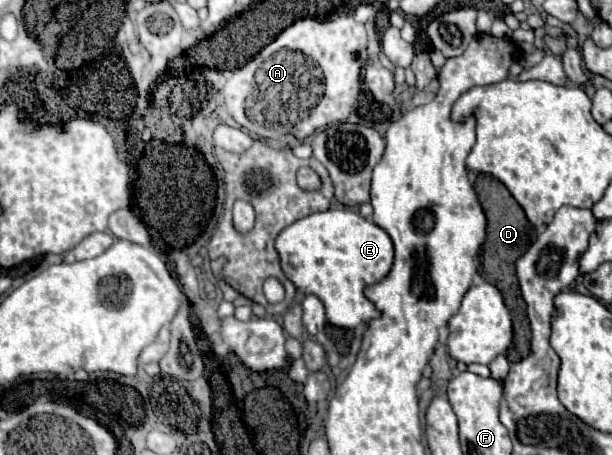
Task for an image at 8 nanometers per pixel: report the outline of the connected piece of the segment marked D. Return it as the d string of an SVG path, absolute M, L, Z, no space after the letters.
M478 175L474 183L478 201L486 213L488 219L488 229L486 229L486 243L484 243L484 253L482 253L482 269L484 269L484 279L492 285L496 285L504 297L506 307L510 309L512 315L512 325L514 325L514 349L526 357L530 353L530 323L526 317L526 303L522 301L520 289L518 289L518 279L516 279L516 261L526 253L526 249L534 241L534 227L526 219L522 207L514 201L514 197L508 193L508 189L492 179L490 175Z

